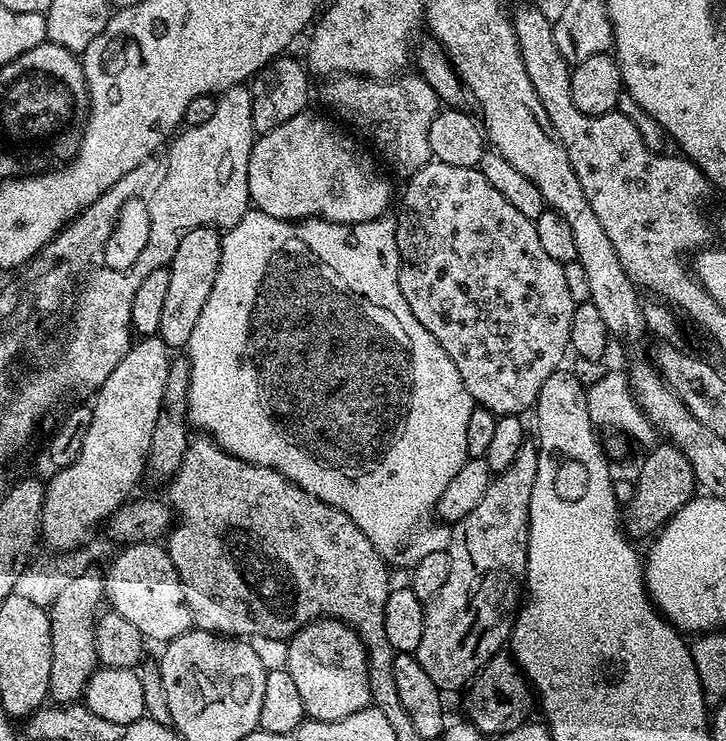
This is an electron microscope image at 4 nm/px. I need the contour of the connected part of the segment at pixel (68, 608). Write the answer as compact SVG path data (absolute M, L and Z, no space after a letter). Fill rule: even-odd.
M89 570L67 579L48 608L52 647L48 695L57 705L77 703L84 695L88 679L96 673L96 622L102 615L100 603L103 605L105 600L103 575L99 571Z

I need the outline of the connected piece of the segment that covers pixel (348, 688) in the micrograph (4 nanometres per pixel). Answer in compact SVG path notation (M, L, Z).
M321 618L298 630L287 641L288 666L294 686L302 697L305 717L314 720L341 720L369 707L372 691L368 685L368 654L364 643L349 624Z

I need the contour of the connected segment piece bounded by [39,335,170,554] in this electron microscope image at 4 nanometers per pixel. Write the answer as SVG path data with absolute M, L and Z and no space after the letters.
M159 335L137 339L127 354L114 366L110 378L102 382L95 393L96 404L91 405L90 430L82 441L82 451L70 466L53 471L52 481L45 487L39 535L60 554L67 554L78 548L93 535L95 524L103 525L118 506L133 495L136 483L145 479L150 454L150 438L154 434L154 422L158 422L158 410L162 406L162 393L166 390L166 374L170 370L170 350Z

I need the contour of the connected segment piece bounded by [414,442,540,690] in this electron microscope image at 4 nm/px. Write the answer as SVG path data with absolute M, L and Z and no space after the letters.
M526 442L514 457L514 462L491 477L482 502L470 514L453 523L446 549L450 558L450 575L442 590L433 600L427 601L424 614L422 642L414 653L416 661L430 674L441 688L467 689L474 677L490 662L490 658L505 647L512 635L514 613L522 604L522 585L528 574L528 523L530 522L530 494L534 478L538 478L539 447Z

